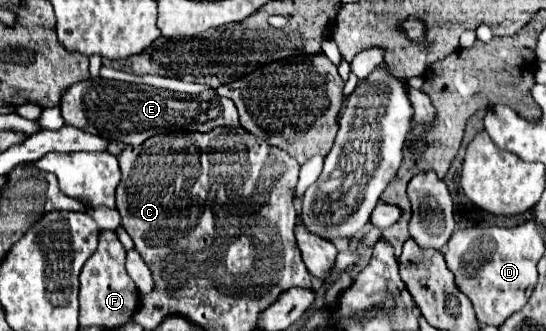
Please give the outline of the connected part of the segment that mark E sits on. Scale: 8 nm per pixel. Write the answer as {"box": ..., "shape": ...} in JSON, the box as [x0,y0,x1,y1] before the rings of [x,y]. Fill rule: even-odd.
{"box":[61,79,239,145],"shape":[[[87,79],[87,81],[71,85],[67,95],[61,99],[61,109],[63,109],[63,119],[67,125],[73,125],[73,127],[89,131],[93,135],[105,137],[107,141],[121,141],[125,145],[141,145],[149,137],[159,135],[159,133],[169,133],[169,131],[207,133],[217,125],[225,125],[225,127],[239,125],[239,115],[237,115],[233,101],[225,99],[225,97],[217,97],[215,93],[187,95],[187,93],[173,93],[173,91],[163,91],[163,89],[155,89],[155,87],[139,87],[133,83],[109,81],[109,79],[93,79],[93,81]]]}

